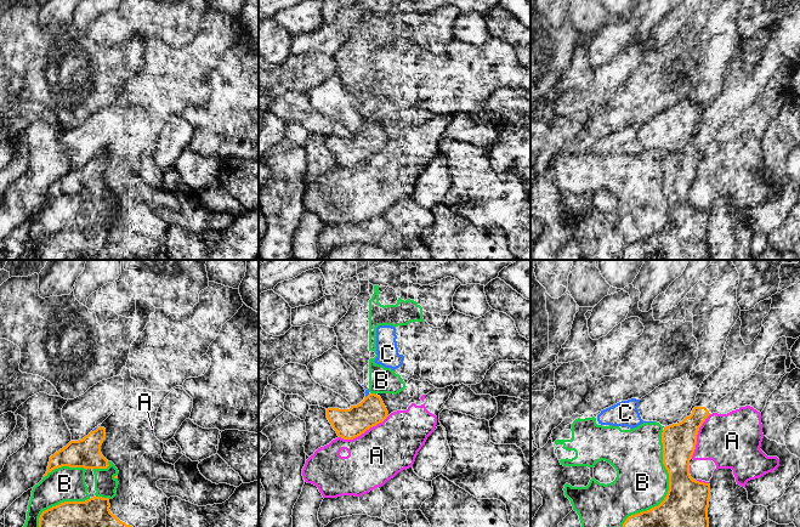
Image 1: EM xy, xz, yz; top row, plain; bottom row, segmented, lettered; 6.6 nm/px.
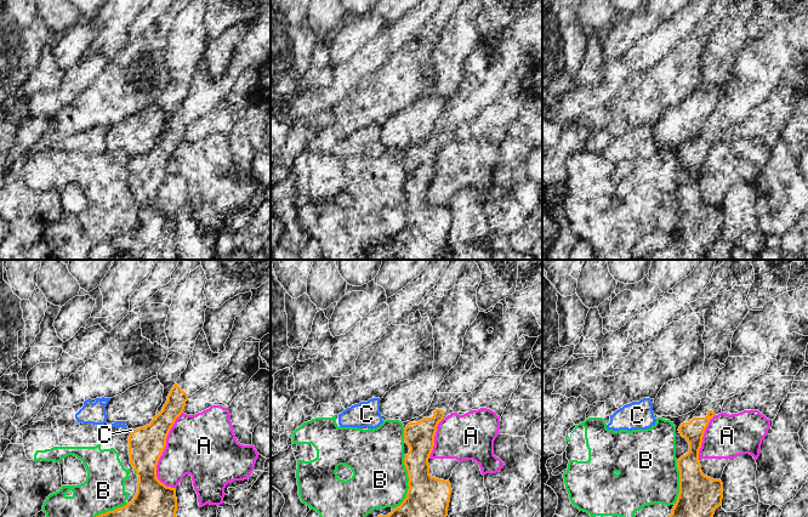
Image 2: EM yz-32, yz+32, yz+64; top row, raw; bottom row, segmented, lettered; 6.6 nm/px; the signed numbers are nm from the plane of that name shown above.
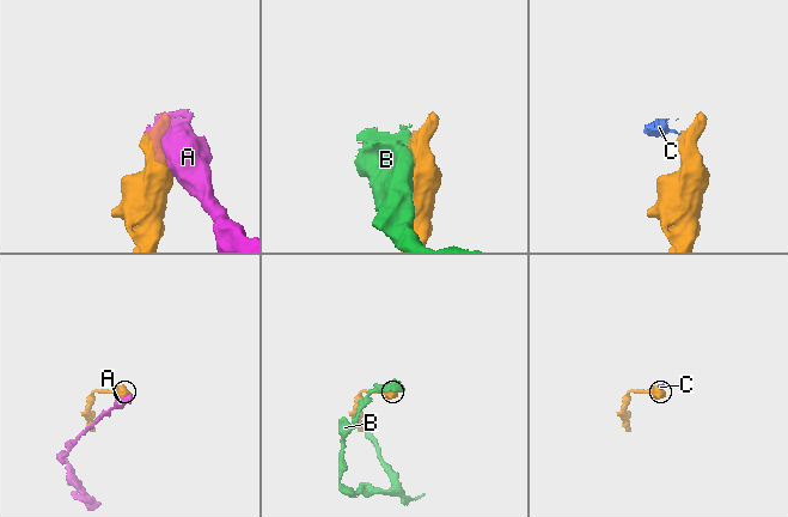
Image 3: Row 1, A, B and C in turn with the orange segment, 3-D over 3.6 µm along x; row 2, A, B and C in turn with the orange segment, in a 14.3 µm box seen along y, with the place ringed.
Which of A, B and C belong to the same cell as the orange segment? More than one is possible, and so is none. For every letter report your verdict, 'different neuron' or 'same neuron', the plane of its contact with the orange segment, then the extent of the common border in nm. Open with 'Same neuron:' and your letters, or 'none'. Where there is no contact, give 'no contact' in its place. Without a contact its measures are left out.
Same neuron: none
A: different neuron; contact in xz; length 360 nm
B: different neuron; contact in yz; length 700 nm
C: different neuron; contact in xy; length 50 nm

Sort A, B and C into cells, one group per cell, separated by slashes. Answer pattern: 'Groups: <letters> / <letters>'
Groups: A / B / C

